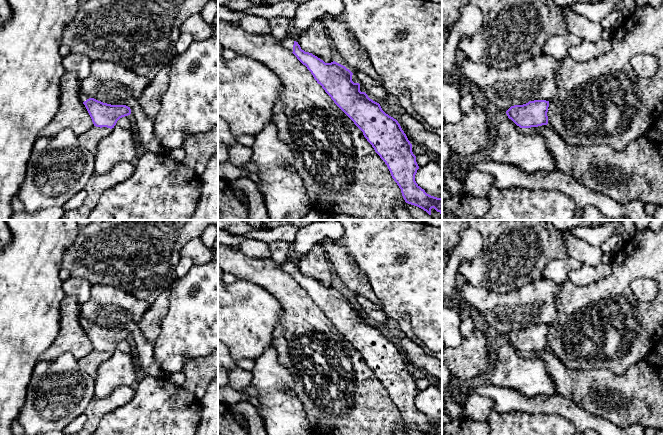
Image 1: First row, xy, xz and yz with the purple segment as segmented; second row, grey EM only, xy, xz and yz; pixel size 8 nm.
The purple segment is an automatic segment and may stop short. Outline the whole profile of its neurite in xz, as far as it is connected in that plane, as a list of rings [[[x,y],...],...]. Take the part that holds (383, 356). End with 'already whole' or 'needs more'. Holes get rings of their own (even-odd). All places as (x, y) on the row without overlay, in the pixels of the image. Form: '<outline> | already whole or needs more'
[[[291,259],[279,264],[279,266],[307,291],[314,303],[322,310],[334,327],[363,356],[364,361],[387,389],[392,402],[401,413],[405,426],[424,435],[431,435],[432,432],[436,435],[442,435],[442,422],[427,418],[415,405],[415,399],[419,390],[416,386],[416,380],[412,376],[412,368],[400,348],[396,343],[386,338],[379,327],[370,323],[365,316],[360,315],[360,308],[352,305],[353,297],[335,285],[325,287],[312,277],[305,276]]] | needs more

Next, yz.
[[[534,324],[511,330],[506,338],[520,352],[538,351],[548,348],[548,331],[549,325]]] | already whole

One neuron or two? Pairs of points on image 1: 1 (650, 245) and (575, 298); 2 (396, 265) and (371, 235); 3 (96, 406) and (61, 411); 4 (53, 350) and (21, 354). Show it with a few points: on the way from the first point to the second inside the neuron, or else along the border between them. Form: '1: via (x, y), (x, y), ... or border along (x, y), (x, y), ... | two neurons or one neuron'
1: via (631, 264), (597, 298), (594, 298) | one neuron
2: via (394, 258), (378, 242) | one neuron
3: border along (94, 396), (83, 413) | two neurons
4: border along (58, 332), (53, 342), (41, 354), (39, 359) | two neurons

